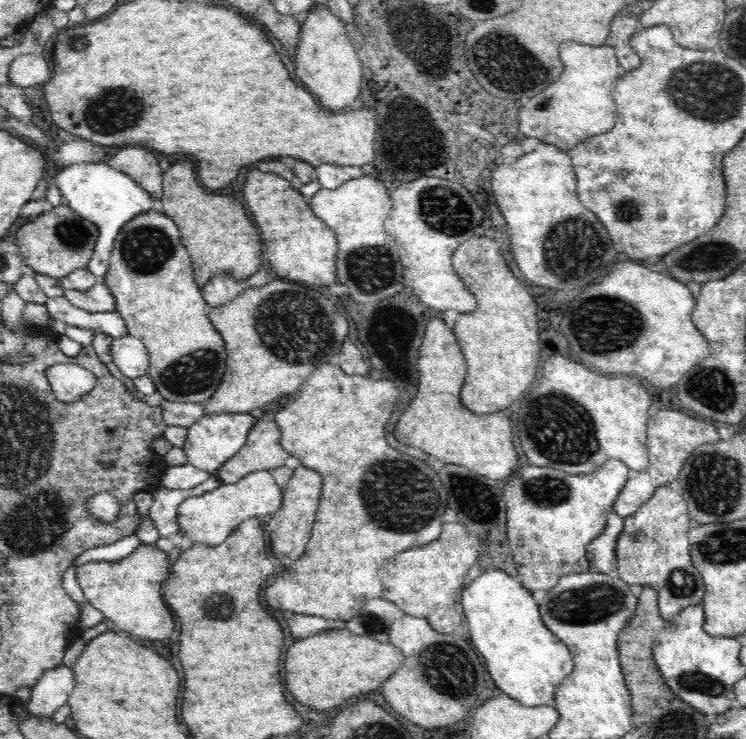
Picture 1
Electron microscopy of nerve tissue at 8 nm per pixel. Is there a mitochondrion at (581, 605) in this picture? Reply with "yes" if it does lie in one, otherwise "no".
yes

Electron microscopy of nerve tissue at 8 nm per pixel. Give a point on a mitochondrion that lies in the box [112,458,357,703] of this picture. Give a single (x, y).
(213, 611)

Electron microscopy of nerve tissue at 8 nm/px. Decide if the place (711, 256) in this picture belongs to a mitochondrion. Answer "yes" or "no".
yes

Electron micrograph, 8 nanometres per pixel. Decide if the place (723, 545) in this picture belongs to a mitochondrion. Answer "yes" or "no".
yes

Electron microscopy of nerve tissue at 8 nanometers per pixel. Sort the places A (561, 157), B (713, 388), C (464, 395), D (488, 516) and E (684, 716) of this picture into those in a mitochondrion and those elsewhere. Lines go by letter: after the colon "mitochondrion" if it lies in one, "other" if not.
A: other
B: mitochondrion
C: other
D: other
E: mitochondrion

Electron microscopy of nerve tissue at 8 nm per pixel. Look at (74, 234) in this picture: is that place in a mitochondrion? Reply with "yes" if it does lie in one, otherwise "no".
yes

